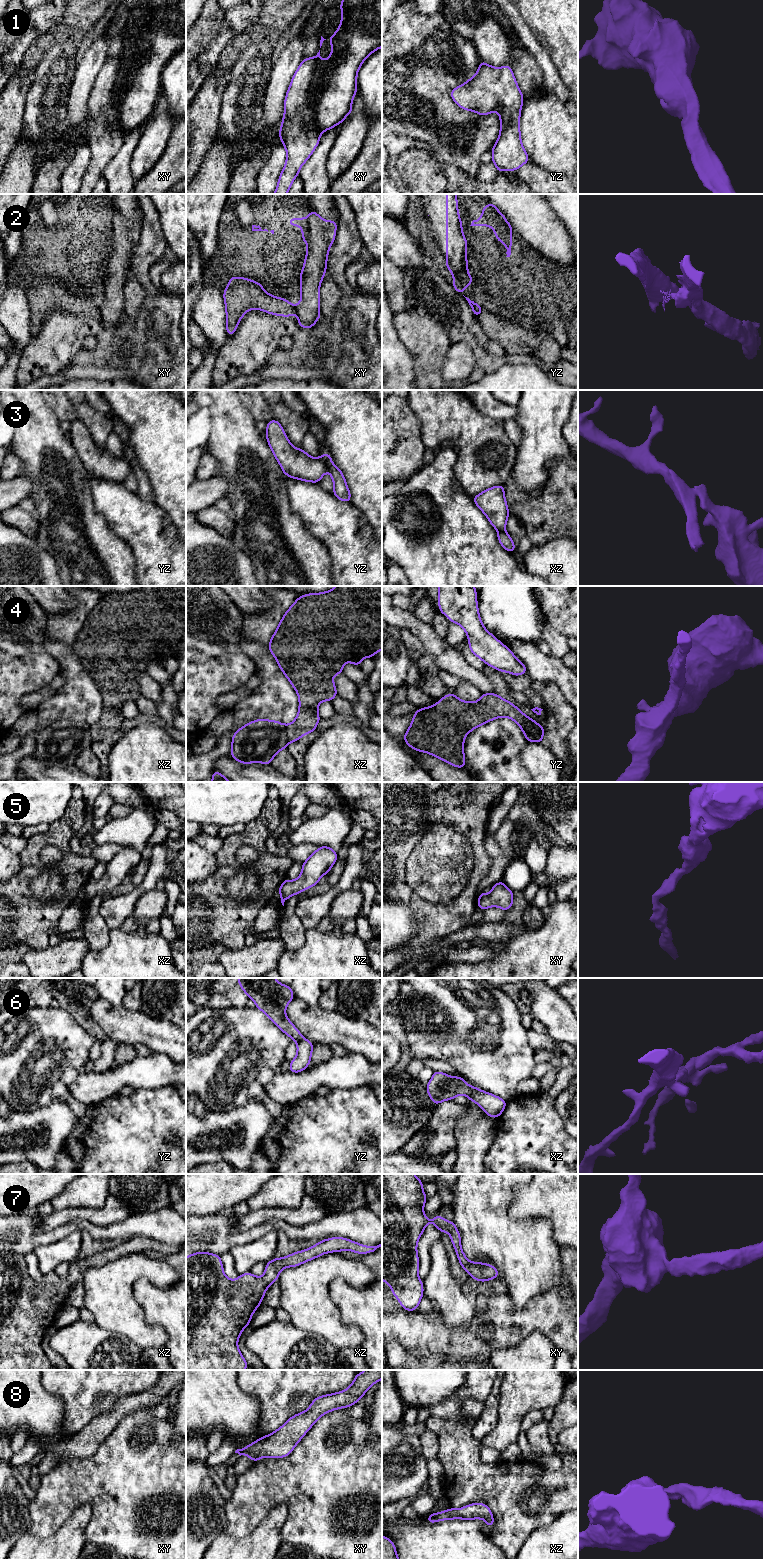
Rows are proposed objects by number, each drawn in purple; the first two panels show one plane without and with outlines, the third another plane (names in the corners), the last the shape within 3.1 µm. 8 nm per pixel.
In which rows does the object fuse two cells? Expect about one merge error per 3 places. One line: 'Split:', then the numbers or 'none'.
Split: 2, 3, 4, 6

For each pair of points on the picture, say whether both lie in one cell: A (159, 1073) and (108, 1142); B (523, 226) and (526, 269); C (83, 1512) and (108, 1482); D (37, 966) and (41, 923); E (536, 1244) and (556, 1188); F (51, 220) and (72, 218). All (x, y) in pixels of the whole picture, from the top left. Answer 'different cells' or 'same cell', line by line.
A: different cells
B: different cells
C: different cells
D: different cells
E: different cells
F: different cells

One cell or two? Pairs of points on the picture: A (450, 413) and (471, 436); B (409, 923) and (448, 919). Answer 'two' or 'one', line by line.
A: one
B: two

